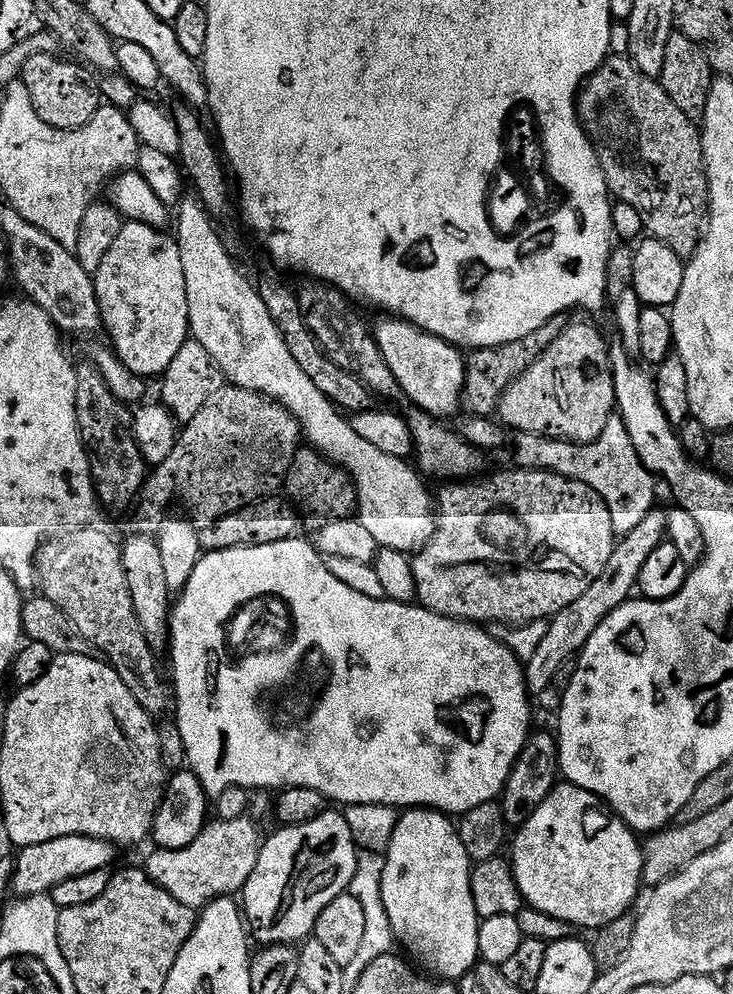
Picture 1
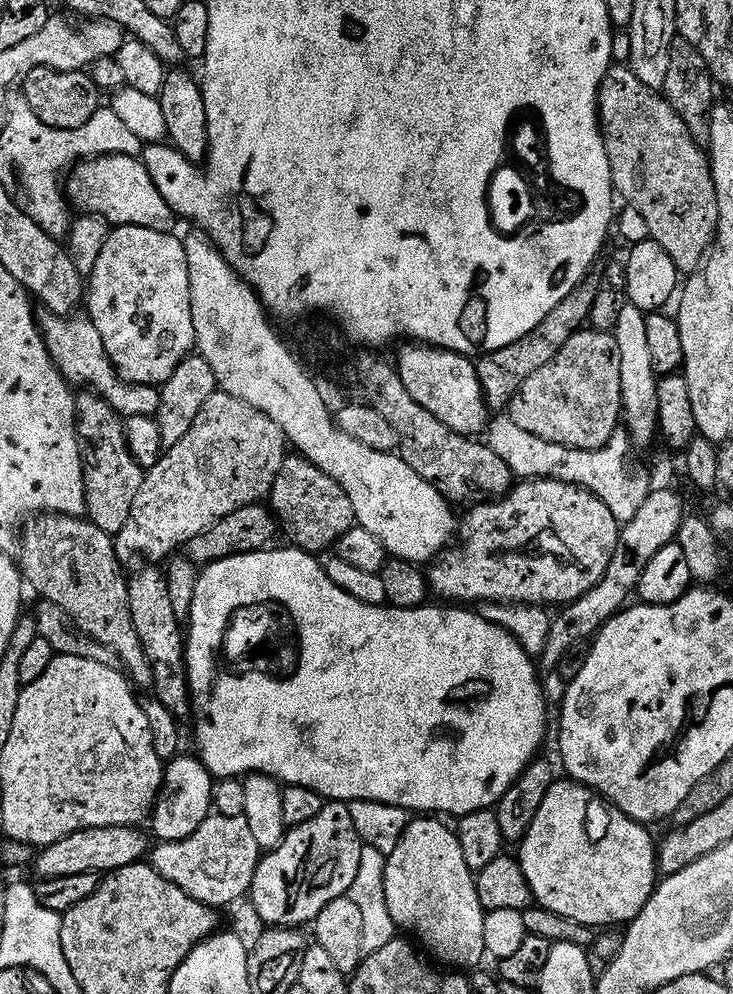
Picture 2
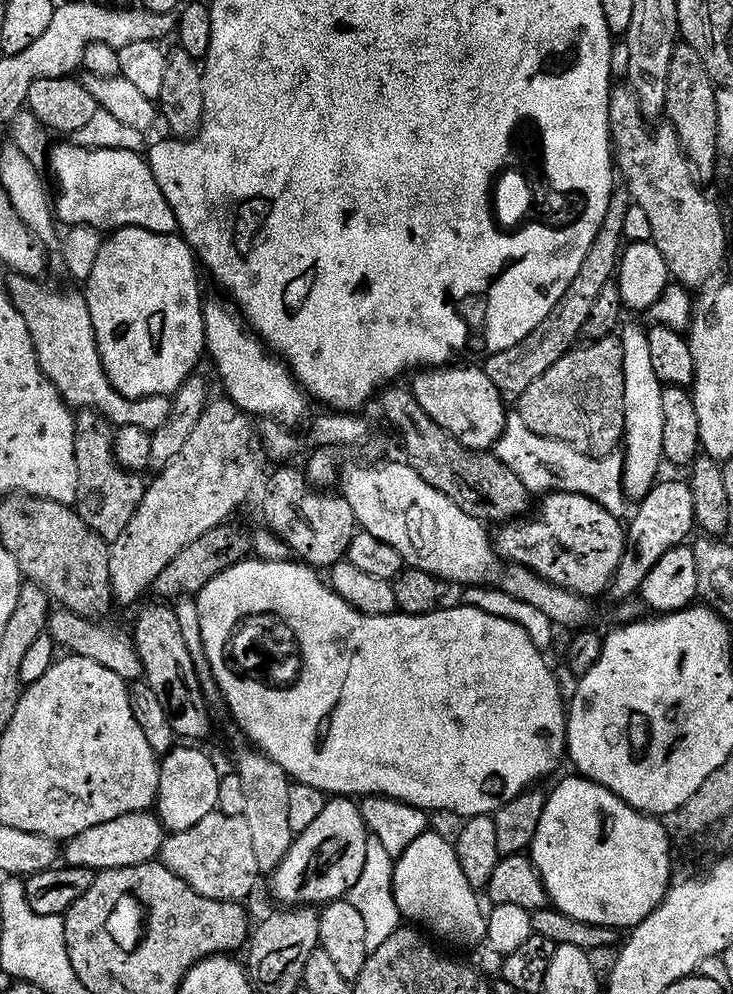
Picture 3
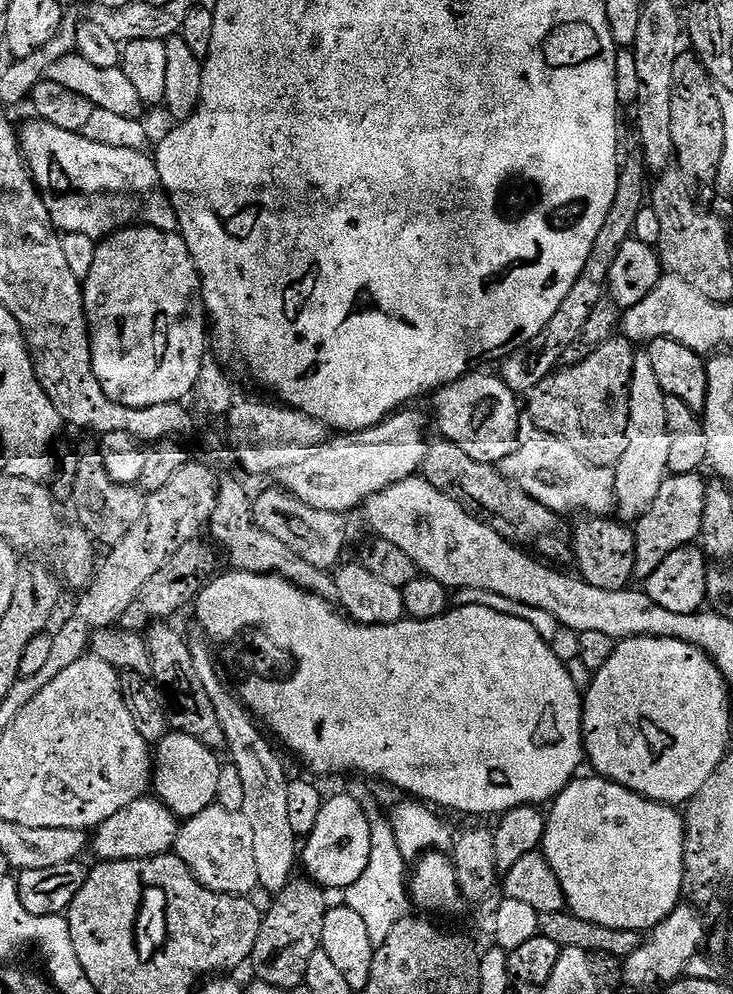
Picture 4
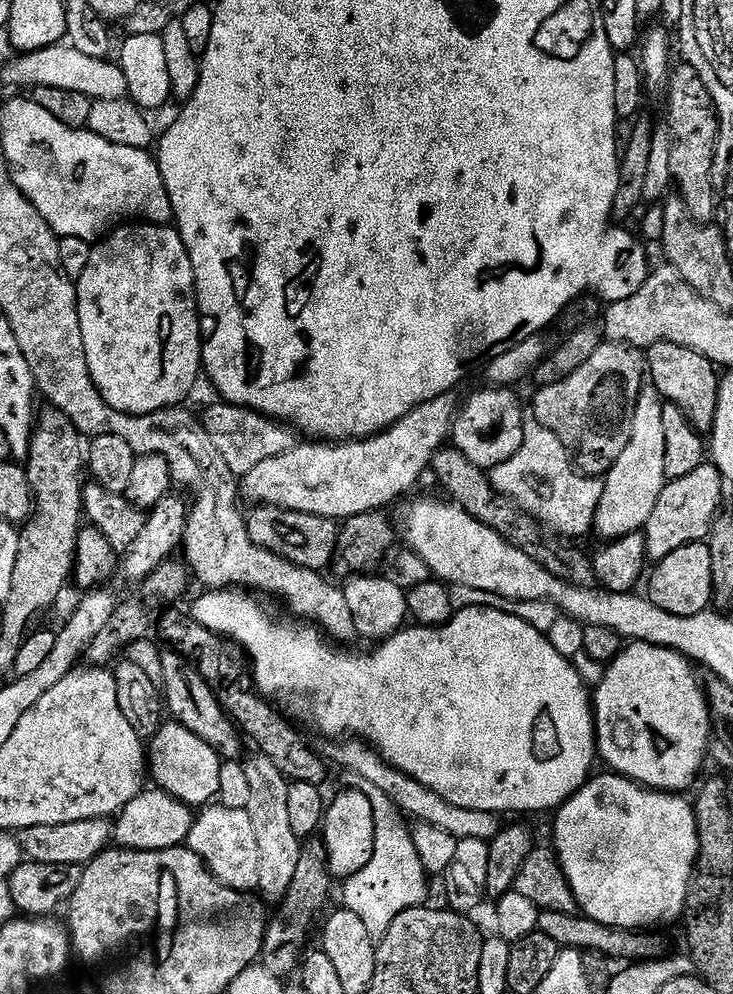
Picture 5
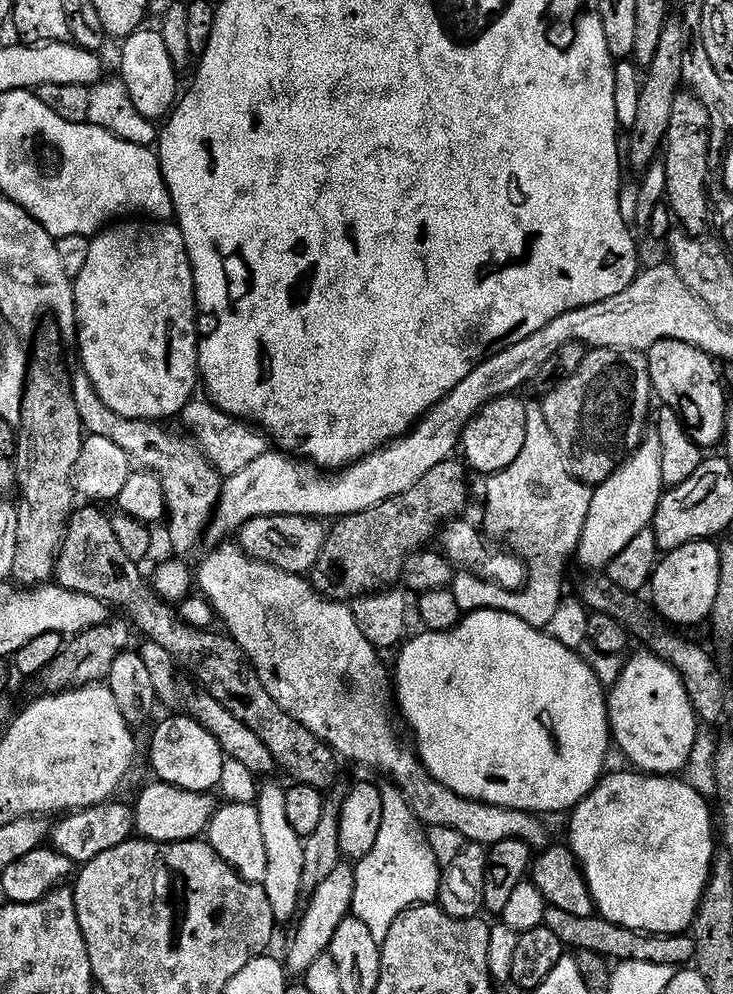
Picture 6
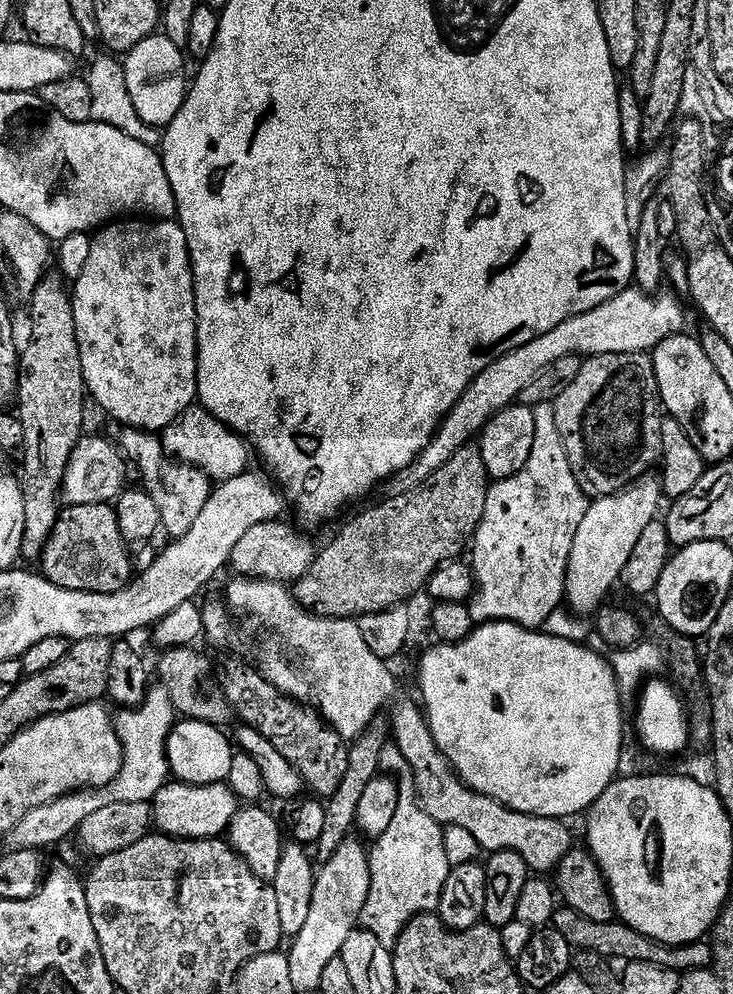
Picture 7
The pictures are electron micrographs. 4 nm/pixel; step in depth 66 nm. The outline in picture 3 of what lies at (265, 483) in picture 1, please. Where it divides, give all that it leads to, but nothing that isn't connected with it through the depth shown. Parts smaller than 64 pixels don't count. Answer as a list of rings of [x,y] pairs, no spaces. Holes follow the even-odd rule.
[[[227,398],[221,400],[213,399],[208,407],[204,409],[202,418],[198,418],[198,426],[194,426],[190,438],[186,438],[186,446],[182,446],[182,450],[178,450],[178,454],[170,461],[165,468],[159,469],[155,473],[156,481],[149,483],[144,489],[144,497],[138,506],[138,510],[134,510],[134,518],[130,518],[130,526],[126,526],[126,530],[122,530],[122,534],[117,540],[111,541],[108,553],[110,554],[110,582],[112,583],[112,594],[117,601],[120,600],[124,604],[132,604],[135,600],[140,599],[148,590],[153,587],[158,578],[158,574],[162,574],[162,570],[166,570],[166,566],[170,566],[170,562],[174,562],[174,558],[178,558],[178,554],[182,554],[182,550],[186,550],[186,546],[190,546],[190,542],[194,542],[197,538],[202,538],[202,534],[206,534],[209,530],[214,530],[219,524],[229,523],[233,519],[232,516],[236,510],[248,500],[248,495],[252,492],[252,487],[256,484],[256,479],[260,476],[260,471],[264,468],[265,453],[262,451],[261,441],[258,439],[258,428],[252,425],[253,417],[249,413],[244,412],[236,404]]]

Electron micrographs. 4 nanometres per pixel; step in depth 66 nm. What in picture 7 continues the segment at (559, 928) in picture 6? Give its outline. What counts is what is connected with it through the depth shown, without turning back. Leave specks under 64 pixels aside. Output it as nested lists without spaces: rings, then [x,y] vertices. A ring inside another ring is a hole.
[[[567,906],[557,907],[556,913],[552,915],[551,927],[566,938],[566,942],[572,944],[573,949],[582,952],[593,952],[613,961],[624,960],[628,964],[653,964],[659,968],[671,968],[674,972],[681,974],[685,972],[698,972],[707,969],[712,963],[712,945],[708,942],[697,942],[694,944],[659,944],[646,934],[634,930],[629,924],[619,919],[610,922],[592,922],[582,914]]]

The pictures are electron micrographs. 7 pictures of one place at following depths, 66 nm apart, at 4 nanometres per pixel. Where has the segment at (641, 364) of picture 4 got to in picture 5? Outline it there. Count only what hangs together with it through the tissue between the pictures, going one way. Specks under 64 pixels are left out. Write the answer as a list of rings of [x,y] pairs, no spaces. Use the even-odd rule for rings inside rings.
[[[651,382],[645,383],[644,389],[638,394],[630,442],[622,452],[622,458],[614,462],[614,466],[602,480],[604,493],[596,511],[594,532],[595,535],[605,536],[605,541],[611,542],[621,536],[641,531],[648,523],[650,514],[654,514],[654,508],[658,506],[658,498],[668,480],[666,433],[662,427],[662,410],[665,403],[664,397]]]

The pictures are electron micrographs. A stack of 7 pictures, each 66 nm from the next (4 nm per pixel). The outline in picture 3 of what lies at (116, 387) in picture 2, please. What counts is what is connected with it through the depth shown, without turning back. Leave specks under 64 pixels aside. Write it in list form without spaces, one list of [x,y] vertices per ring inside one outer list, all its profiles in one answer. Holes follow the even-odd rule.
[[[17,274],[9,275],[9,277],[7,299],[12,301],[15,315],[20,317],[23,327],[28,331],[34,342],[34,350],[38,354],[38,362],[42,366],[46,378],[56,387],[58,394],[69,408],[73,410],[93,408],[98,414],[105,416],[116,428],[138,426],[150,433],[156,432],[158,426],[162,426],[162,422],[166,422],[166,418],[170,416],[172,409],[172,402],[169,397],[144,396],[140,400],[131,400],[122,394],[118,394],[118,390],[114,390],[114,386],[102,366],[102,358],[94,334],[94,322],[90,322],[88,297],[83,291],[59,292],[58,289],[43,284],[44,280],[40,278]]]

